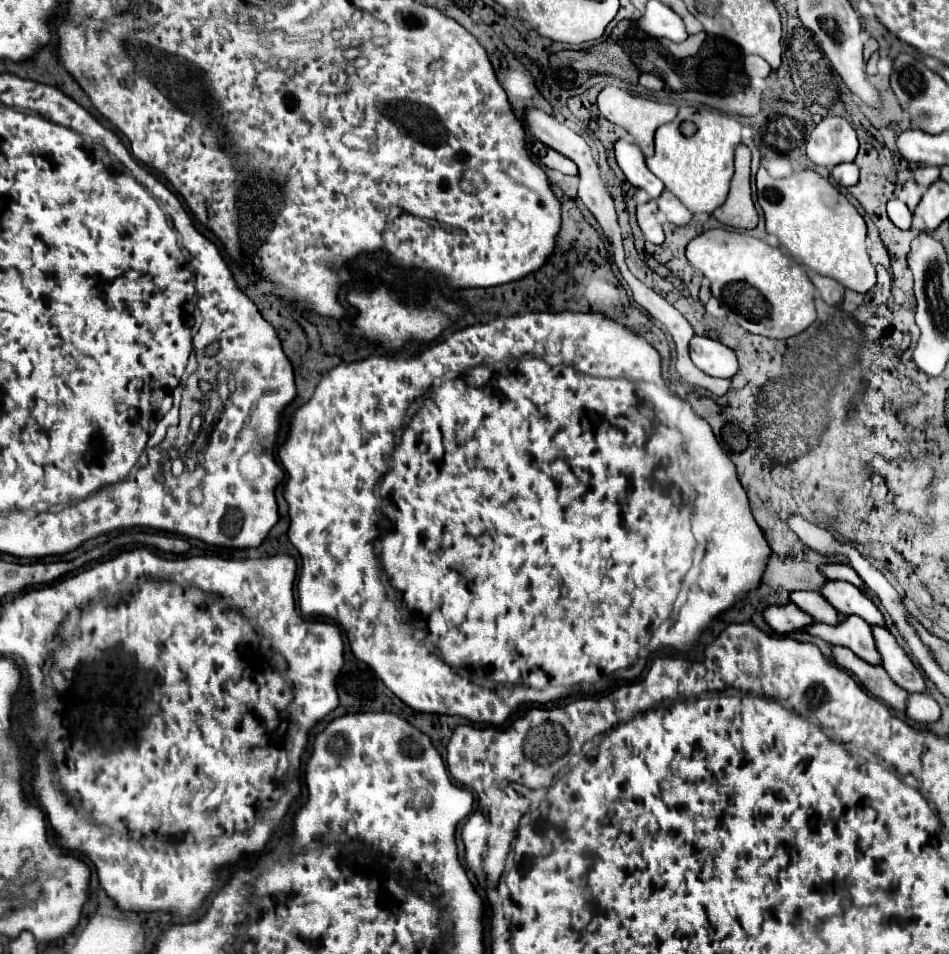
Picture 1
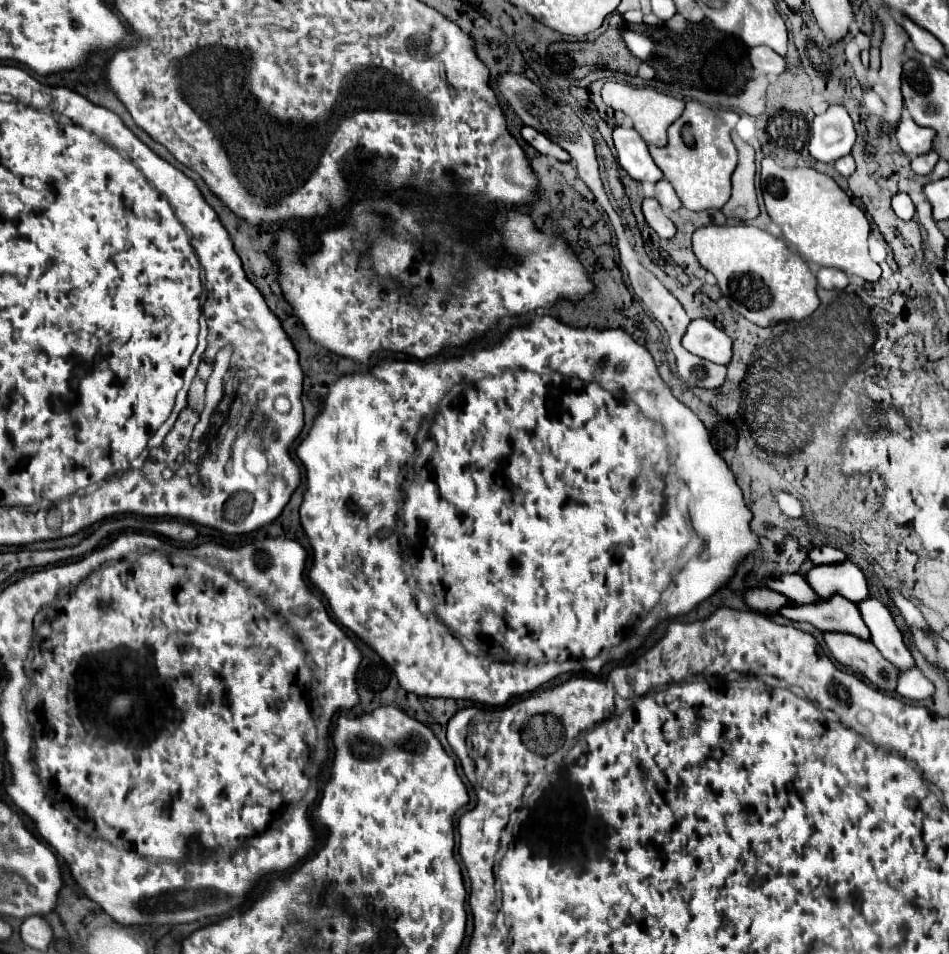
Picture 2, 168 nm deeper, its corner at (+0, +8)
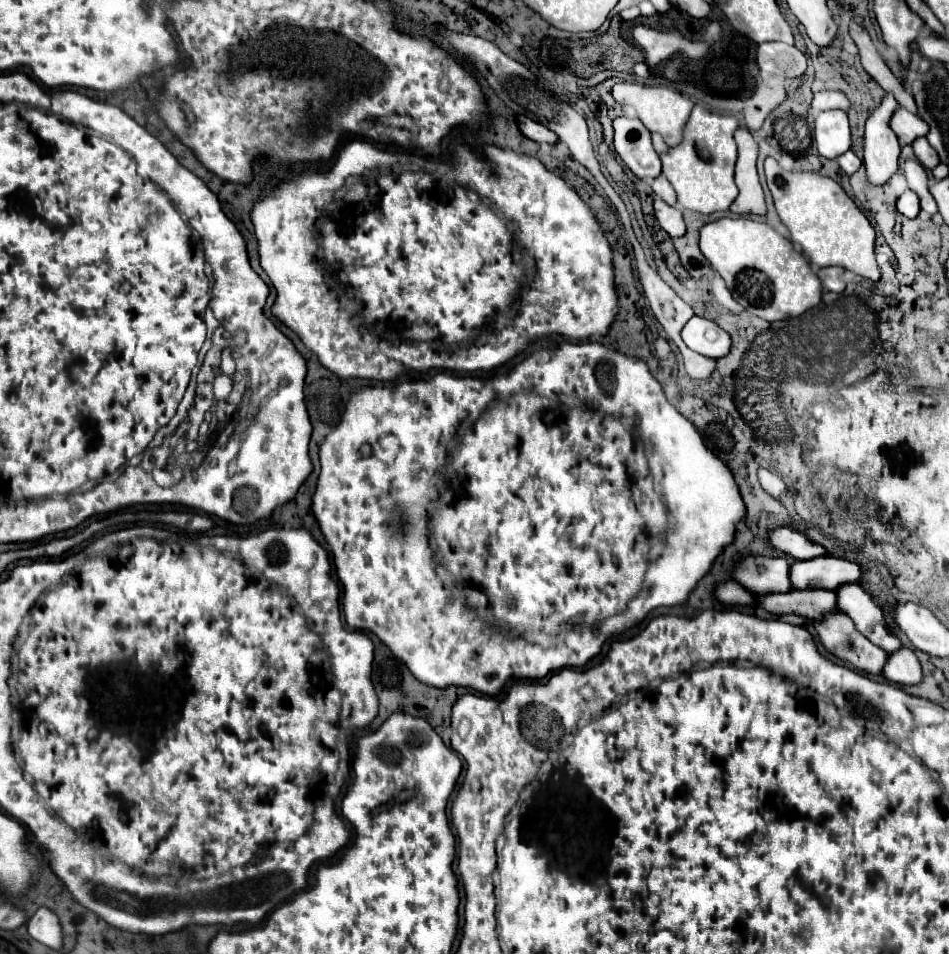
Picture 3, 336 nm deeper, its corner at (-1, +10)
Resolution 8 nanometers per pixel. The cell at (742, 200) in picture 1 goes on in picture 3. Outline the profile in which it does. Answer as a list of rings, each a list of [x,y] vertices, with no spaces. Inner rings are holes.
[[[739,127],[735,131],[735,141],[739,147],[739,157],[737,157],[737,167],[735,167],[735,183],[739,187],[739,195],[733,201],[731,211],[739,215],[745,215],[745,213],[765,215],[767,213],[765,195],[763,195],[759,175],[755,169],[757,153],[759,153],[757,141],[745,127]]]

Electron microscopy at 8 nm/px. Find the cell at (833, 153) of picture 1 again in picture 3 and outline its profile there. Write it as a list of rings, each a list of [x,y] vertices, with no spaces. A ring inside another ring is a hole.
[[[823,111],[815,119],[814,140],[825,159],[837,159],[851,147],[851,131],[845,111]]]

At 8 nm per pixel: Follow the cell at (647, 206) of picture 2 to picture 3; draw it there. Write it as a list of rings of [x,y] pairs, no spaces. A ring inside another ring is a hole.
[[[655,199],[655,217],[659,219],[661,227],[671,237],[683,237],[685,235],[685,221],[683,221],[681,209],[671,207],[671,205],[663,203],[661,199]]]

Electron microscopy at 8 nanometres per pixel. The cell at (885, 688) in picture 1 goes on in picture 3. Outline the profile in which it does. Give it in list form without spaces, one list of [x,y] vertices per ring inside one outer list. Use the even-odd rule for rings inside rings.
[[[843,613],[823,615],[823,619],[813,627],[821,639],[821,645],[831,655],[843,659],[845,663],[851,663],[855,669],[863,673],[869,675],[881,673],[887,661],[887,653],[877,645],[873,645],[867,637],[863,637],[847,615]]]

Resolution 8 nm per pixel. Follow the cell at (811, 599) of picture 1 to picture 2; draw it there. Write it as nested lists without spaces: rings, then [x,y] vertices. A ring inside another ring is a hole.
[[[792,573],[792,575],[778,575],[778,577],[772,577],[770,581],[766,581],[766,587],[786,595],[790,601],[794,601],[796,605],[808,605],[812,603],[814,599],[818,599],[818,595],[814,593],[814,589],[808,585],[808,581],[798,575],[798,573]]]

